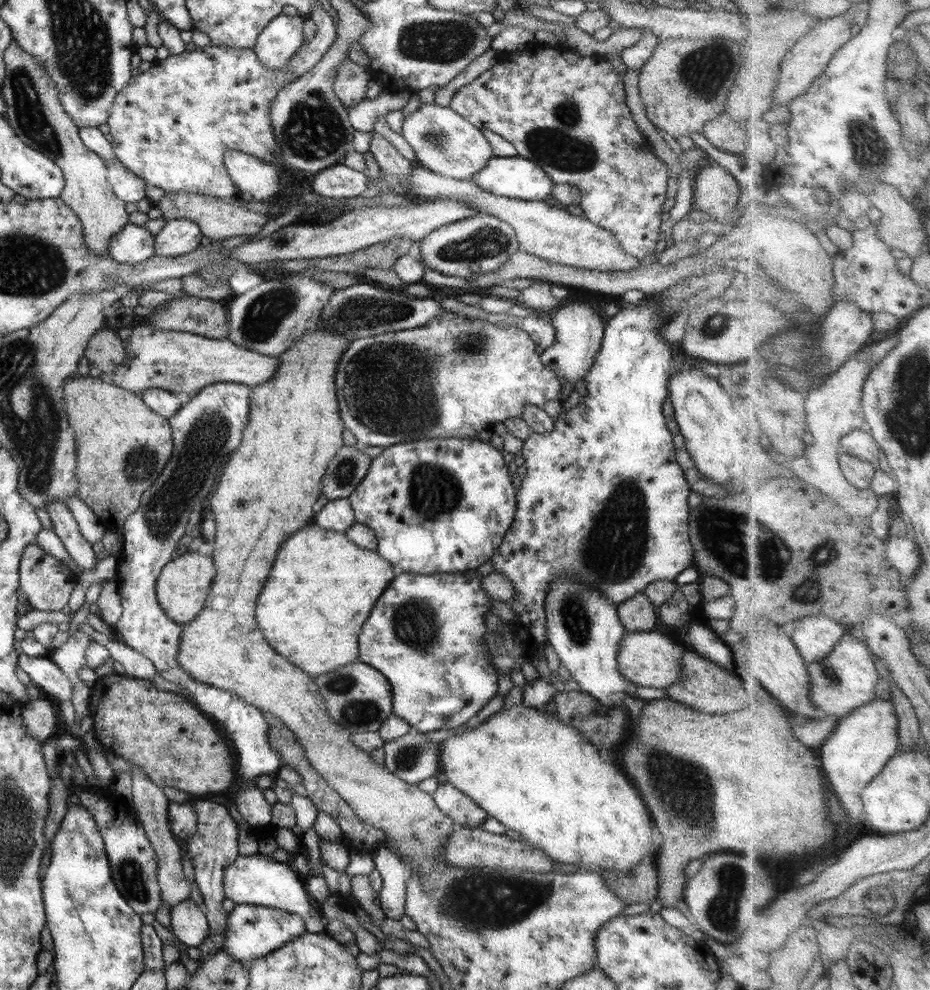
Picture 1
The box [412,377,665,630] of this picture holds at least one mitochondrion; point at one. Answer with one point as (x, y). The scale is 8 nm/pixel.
(623, 520)

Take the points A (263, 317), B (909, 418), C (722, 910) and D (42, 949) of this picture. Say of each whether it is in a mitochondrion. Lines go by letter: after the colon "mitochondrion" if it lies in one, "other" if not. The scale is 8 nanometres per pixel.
A: mitochondrion
B: mitochondrion
C: mitochondrion
D: other

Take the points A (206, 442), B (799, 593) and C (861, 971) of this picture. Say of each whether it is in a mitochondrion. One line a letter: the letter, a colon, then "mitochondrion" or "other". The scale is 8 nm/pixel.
A: mitochondrion
B: mitochondrion
C: other

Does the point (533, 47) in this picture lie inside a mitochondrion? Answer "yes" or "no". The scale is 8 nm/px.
no

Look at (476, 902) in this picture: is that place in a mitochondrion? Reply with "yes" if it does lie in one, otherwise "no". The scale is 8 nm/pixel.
yes

